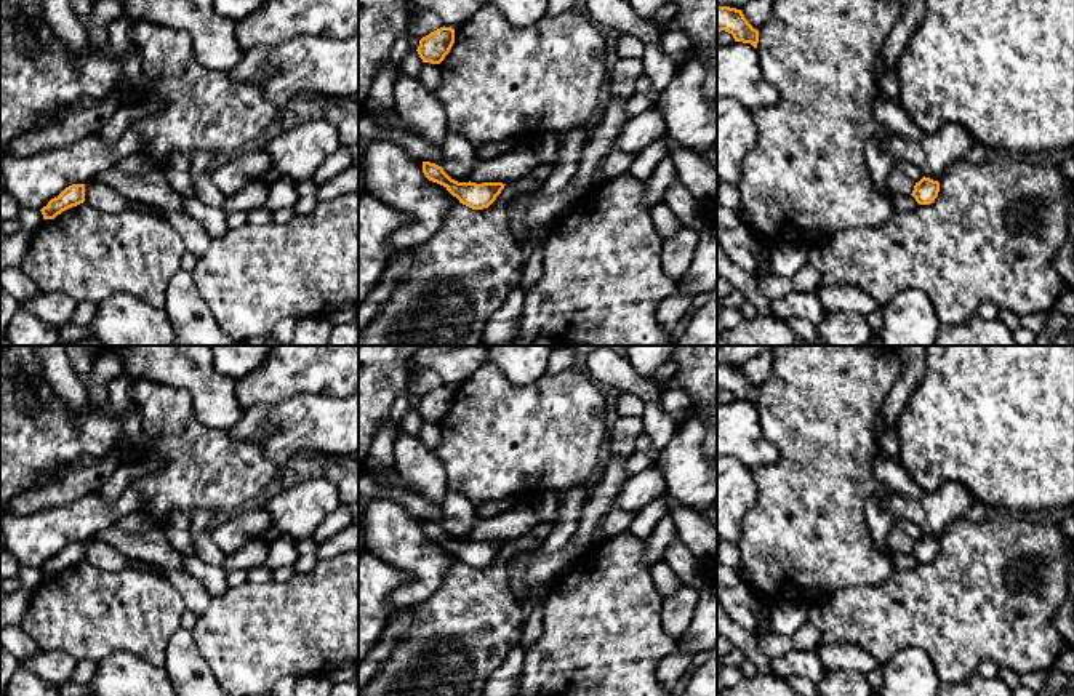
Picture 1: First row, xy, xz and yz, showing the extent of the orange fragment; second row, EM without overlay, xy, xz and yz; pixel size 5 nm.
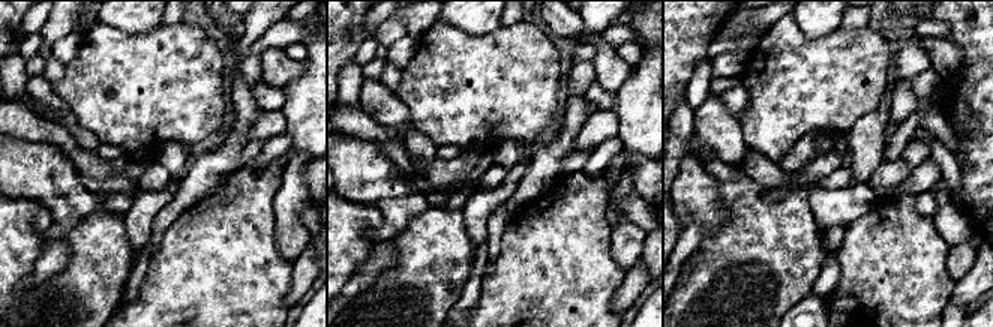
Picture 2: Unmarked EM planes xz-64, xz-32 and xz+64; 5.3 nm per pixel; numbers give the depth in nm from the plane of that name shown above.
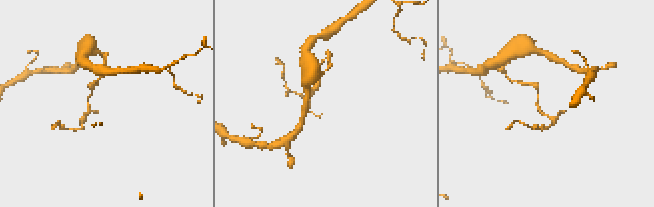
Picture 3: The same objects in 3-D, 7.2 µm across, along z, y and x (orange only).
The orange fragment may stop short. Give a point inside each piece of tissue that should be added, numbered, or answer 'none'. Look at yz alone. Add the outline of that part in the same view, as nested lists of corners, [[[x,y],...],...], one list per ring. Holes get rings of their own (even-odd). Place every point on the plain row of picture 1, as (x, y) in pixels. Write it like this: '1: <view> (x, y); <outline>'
none

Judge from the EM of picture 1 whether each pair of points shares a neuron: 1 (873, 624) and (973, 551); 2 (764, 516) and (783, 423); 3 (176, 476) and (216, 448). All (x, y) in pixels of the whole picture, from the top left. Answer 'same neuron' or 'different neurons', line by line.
1: same neuron
2: same neuron
3: same neuron

